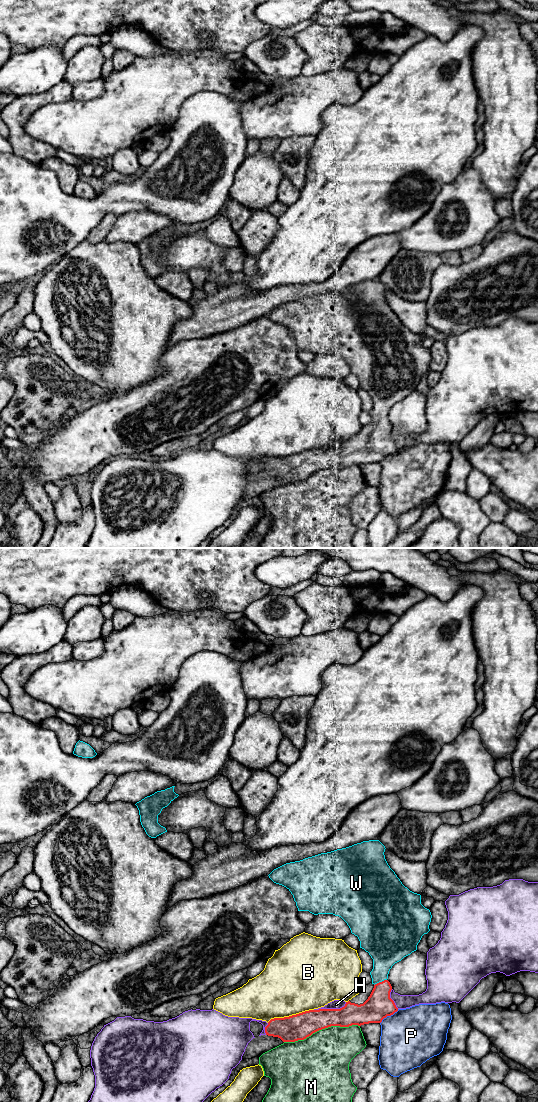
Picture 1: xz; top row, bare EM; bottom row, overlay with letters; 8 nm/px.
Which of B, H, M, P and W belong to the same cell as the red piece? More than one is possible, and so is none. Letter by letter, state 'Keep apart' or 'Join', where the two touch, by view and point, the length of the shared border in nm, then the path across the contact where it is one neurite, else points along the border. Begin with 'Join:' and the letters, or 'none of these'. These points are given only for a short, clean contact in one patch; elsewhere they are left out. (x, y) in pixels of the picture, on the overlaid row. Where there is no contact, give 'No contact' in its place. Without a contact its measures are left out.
Join: W
B: Keep apart. Touches red at xz (290, 1016). Shared border 400 nm
H: Keep apart. Touches red at xz (330, 1009). Shared border 280 nm
M: Keep apart. Touches red at xz (321, 1029). Shared border 600 nm
P: Keep apart. Touches red at xz (388, 1015). Shared border 190 nm
W: Join. Touches red at xz (380, 982). Shared border 120 nm. Path across: xz (379, 1005), (380, 982), (380, 970), (385, 952)

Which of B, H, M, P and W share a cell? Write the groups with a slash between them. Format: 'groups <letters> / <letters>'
groups B / H / M / P / W

